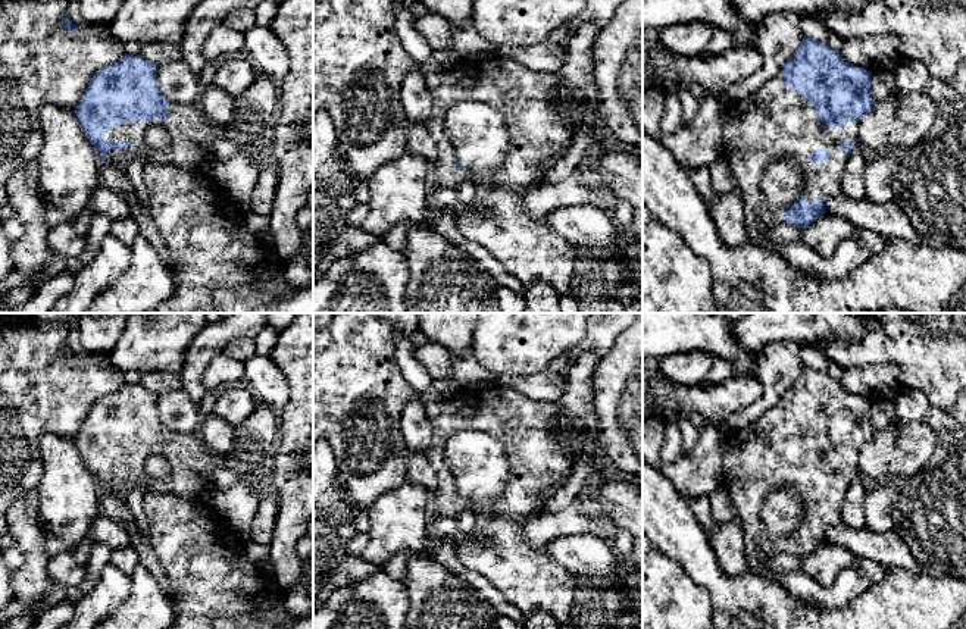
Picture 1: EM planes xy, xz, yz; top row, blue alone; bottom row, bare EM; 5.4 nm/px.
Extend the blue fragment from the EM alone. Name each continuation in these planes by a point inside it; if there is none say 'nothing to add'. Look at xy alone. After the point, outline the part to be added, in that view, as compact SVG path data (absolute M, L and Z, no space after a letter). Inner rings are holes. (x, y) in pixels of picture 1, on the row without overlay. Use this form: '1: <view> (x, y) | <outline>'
1: xy (191, 463) | M169 434L169 448L124 450L104 463L106 470L129 470L122 479L110 479L103 494L115 494L126 501L128 488L141 485L146 491L168 492L187 501L203 500L213 485L212 475L222 460L215 456L196 434ZM150 456L162 456L169 461L171 473L166 478L153 478L146 472L146 460Z

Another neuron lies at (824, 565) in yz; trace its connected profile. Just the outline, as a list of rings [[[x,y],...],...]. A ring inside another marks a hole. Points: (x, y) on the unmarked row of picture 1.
[[[828,542],[819,545],[812,554],[801,557],[803,572],[823,586],[831,586],[844,569],[856,563],[857,557],[848,550]]]

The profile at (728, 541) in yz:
[[[738,517],[720,523],[718,531],[712,535],[712,545],[719,566],[732,578],[740,576],[750,569],[747,564],[745,539],[747,533]]]

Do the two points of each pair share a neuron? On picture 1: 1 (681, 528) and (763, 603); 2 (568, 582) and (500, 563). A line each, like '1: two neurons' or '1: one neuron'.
1: one neuron
2: one neuron

